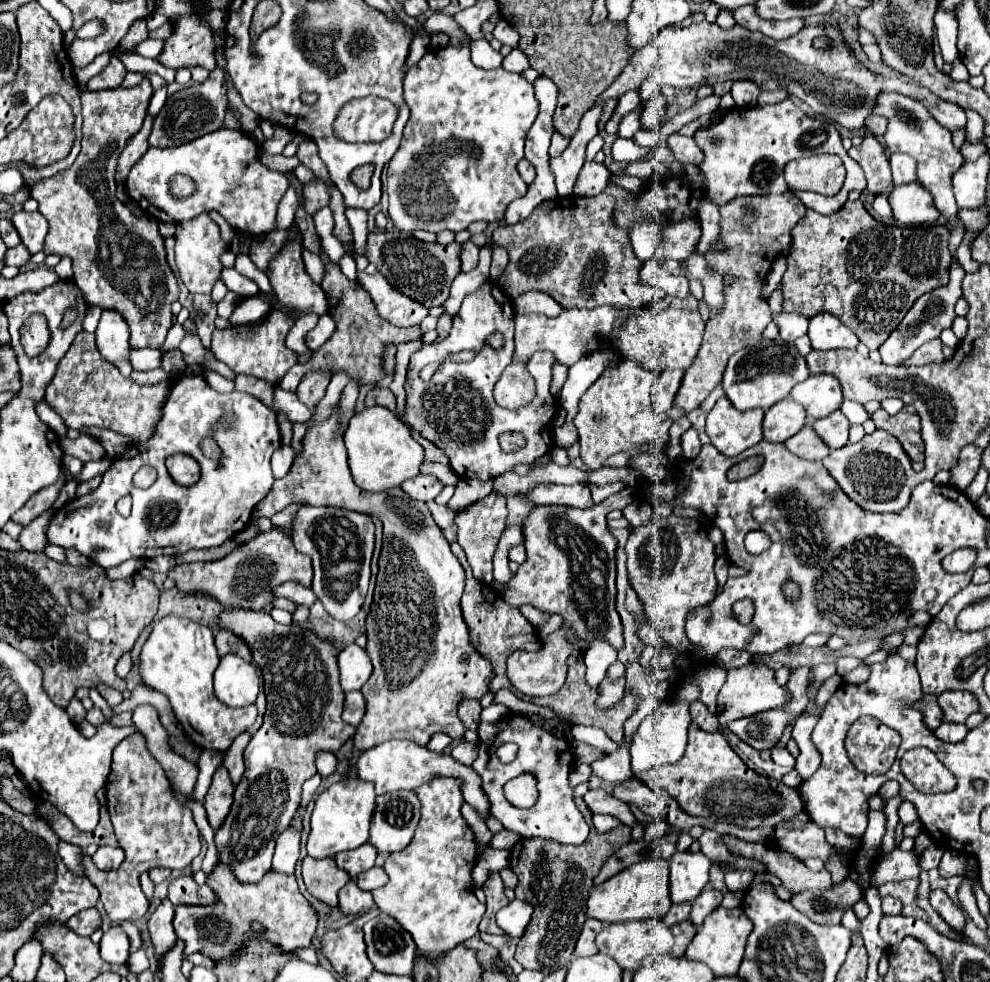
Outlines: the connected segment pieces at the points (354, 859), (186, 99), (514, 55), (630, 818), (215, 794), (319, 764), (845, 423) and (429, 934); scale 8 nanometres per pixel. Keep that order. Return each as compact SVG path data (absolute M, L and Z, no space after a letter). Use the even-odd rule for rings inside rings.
M364 843L362 847L354 849L354 851L346 851L346 853L338 853L336 863L340 869L344 869L350 877L358 877L362 871L374 867L374 859L376 859L376 849L370 843Z
M222 69L210 71L210 77L200 85L192 85L188 89L172 93L154 119L154 127L148 139L150 147L176 147L220 129L224 125L224 117L228 109L226 93L228 93L228 85Z
M514 47L512 53L504 57L504 65L502 67L506 71L512 71L512 73L522 73L522 71L526 71L530 67L530 63L528 63L528 57L522 55L518 47Z
M590 789L586 795L584 795L584 801L588 805L588 809L593 814L607 814L618 817L624 825L638 825L636 817L632 815L630 807L624 803L624 801L618 801L612 793L606 793L604 789Z
M220 765L216 769L214 777L212 777L212 785L210 785L210 791L208 791L206 801L204 801L208 821L210 821L214 831L218 831L222 821L226 819L226 815L230 811L230 805L234 801L232 795L234 795L234 783L230 781L230 775L228 775L226 767Z
M318 753L318 757L316 757L316 769L322 777L332 775L336 771L336 763L338 763L338 759L334 753Z
M834 411L828 417L814 421L812 427L830 449L838 449L848 443L850 421L846 419L846 415L842 411Z
M436 777L430 783L416 789L416 795L422 803L422 817L420 817L416 835L406 849L392 853L386 859L384 869L390 881L384 887L378 887L372 891L380 911L394 917L414 937L420 957L430 963L436 963L450 949L458 947L468 937L474 937L478 933L478 923L486 911L486 907L476 899L474 887L470 887L472 885L470 873L476 863L476 837L460 811L464 805L460 787L462 787L462 781L454 781L452 777Z

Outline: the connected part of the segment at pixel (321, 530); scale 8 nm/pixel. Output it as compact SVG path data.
M304 505L290 529L296 551L308 553L314 563L312 589L322 601L324 609L338 619L348 621L360 611L368 591L370 559L374 549L374 523L368 515L334 509L334 507L310 507Z

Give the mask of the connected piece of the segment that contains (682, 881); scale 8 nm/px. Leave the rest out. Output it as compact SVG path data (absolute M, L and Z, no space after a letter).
M674 853L670 859L672 903L694 901L708 883L710 859L702 853Z

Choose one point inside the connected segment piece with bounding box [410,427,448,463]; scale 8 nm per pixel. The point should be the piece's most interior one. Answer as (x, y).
(433, 453)

